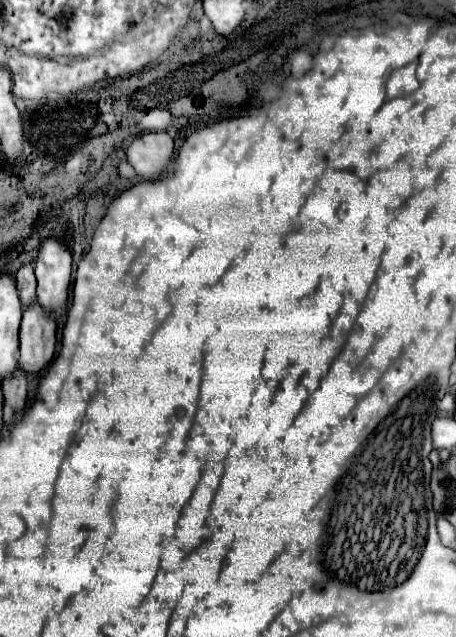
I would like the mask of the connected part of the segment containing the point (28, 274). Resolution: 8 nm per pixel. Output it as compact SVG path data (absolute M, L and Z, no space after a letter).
M25 262L17 270L15 278L17 278L17 288L19 288L19 298L21 298L23 308L25 308L25 306L29 306L29 304L33 304L37 300L35 298L35 286L37 286L37 282L35 282L35 274L33 274L31 262Z

